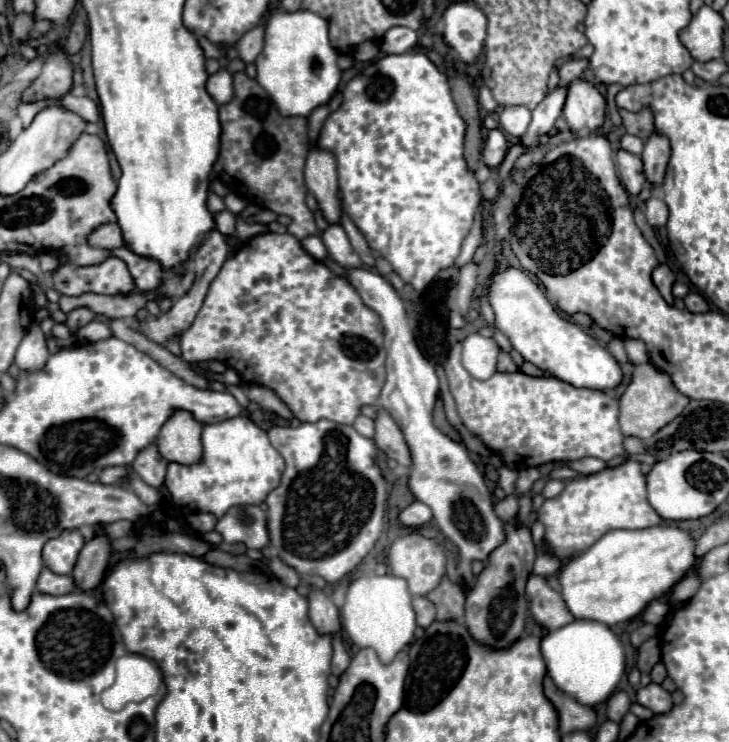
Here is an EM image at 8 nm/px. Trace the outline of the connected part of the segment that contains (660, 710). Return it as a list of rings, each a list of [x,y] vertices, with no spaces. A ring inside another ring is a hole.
[[[648,684],[636,694],[636,702],[650,708],[654,714],[666,714],[672,710],[672,696],[658,684]]]

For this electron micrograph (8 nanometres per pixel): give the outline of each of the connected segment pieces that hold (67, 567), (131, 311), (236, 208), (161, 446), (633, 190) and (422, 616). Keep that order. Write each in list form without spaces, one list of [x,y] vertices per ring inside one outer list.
[[[64,530],[58,538],[52,538],[46,542],[42,550],[46,566],[58,574],[70,574],[82,544],[84,544],[84,538],[80,530]]]
[[[144,292],[140,296],[104,296],[104,294],[82,294],[78,298],[62,296],[60,298],[60,310],[64,314],[72,312],[74,308],[88,306],[96,314],[108,316],[108,318],[134,318],[136,310],[146,306],[146,300],[154,298],[152,292]]]
[[[228,194],[228,196],[224,198],[224,202],[226,202],[226,208],[228,208],[230,212],[234,212],[234,214],[240,214],[240,212],[246,208],[246,202],[244,202],[240,196],[236,196],[236,194]]]
[[[176,412],[160,430],[156,446],[166,462],[198,464],[202,460],[200,444],[202,424],[198,424],[188,412]]]
[[[618,150],[616,154],[616,166],[620,172],[620,180],[624,184],[624,188],[628,190],[628,194],[638,196],[644,184],[644,172],[642,172],[642,158],[626,152],[626,150]]]
[[[414,598],[414,612],[416,612],[416,622],[420,628],[428,628],[434,618],[436,618],[436,608],[430,604],[426,598]]]

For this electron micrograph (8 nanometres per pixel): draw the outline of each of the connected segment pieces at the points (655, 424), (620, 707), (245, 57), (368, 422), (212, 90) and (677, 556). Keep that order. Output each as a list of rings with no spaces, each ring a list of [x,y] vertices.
[[[650,362],[638,364],[634,366],[632,380],[620,398],[620,428],[626,436],[636,436],[640,440],[646,440],[654,436],[654,432],[670,424],[670,420],[674,420],[688,404],[690,398],[674,390],[674,384],[666,372],[660,372]]]
[[[616,692],[614,696],[610,696],[610,700],[608,700],[608,718],[612,722],[620,724],[628,710],[630,710],[630,700],[624,692]]]
[[[256,26],[252,30],[248,30],[236,44],[236,50],[240,54],[240,60],[244,64],[252,64],[258,56],[258,52],[262,50],[262,26]]]
[[[358,416],[358,420],[354,420],[352,424],[362,436],[366,438],[374,438],[374,420],[368,416]]]
[[[218,70],[216,74],[212,74],[208,78],[208,84],[206,84],[206,90],[208,94],[212,96],[212,100],[216,104],[228,104],[232,98],[234,98],[234,84],[232,84],[232,74],[228,70]]]
[[[646,528],[646,530],[614,530],[602,536],[586,552],[570,558],[558,572],[558,582],[562,586],[562,598],[574,618],[602,620],[602,624],[614,626],[620,622],[630,622],[644,612],[648,602],[664,592],[668,592],[694,564],[694,538],[680,528]]]

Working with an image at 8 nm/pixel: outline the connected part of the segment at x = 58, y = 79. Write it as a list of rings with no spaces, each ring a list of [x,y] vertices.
[[[64,52],[52,54],[52,58],[44,62],[38,80],[26,90],[24,102],[30,102],[36,92],[42,92],[48,98],[64,96],[70,90],[70,86],[72,86],[72,66],[68,64]]]

